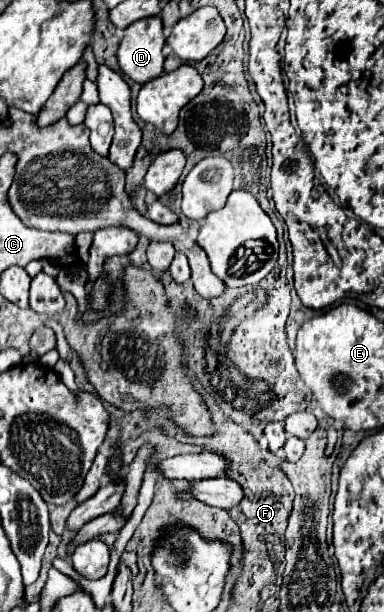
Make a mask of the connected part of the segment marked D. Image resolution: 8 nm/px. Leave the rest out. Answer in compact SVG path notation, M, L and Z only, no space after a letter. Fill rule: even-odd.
M146 17L132 23L126 27L118 49L120 69L140 85L160 77L164 73L164 43L160 17Z

